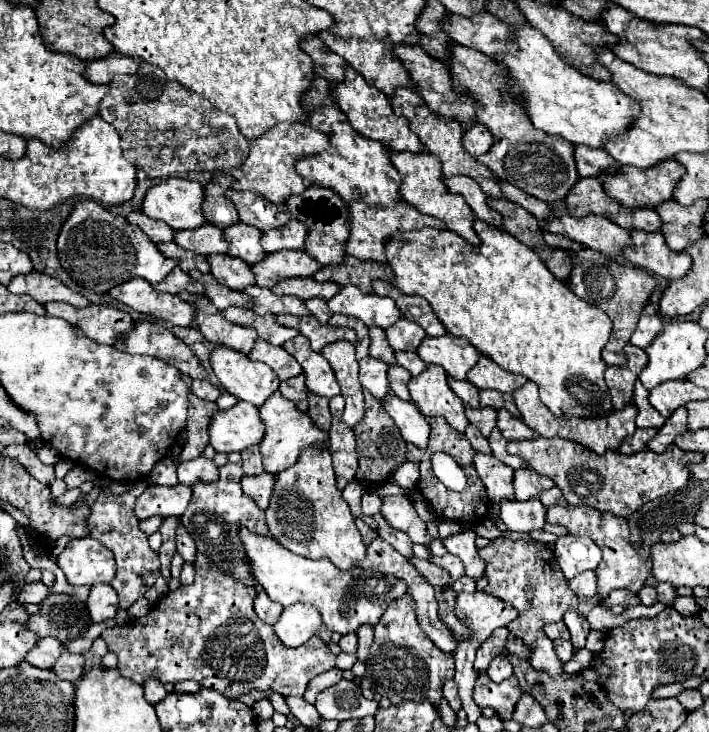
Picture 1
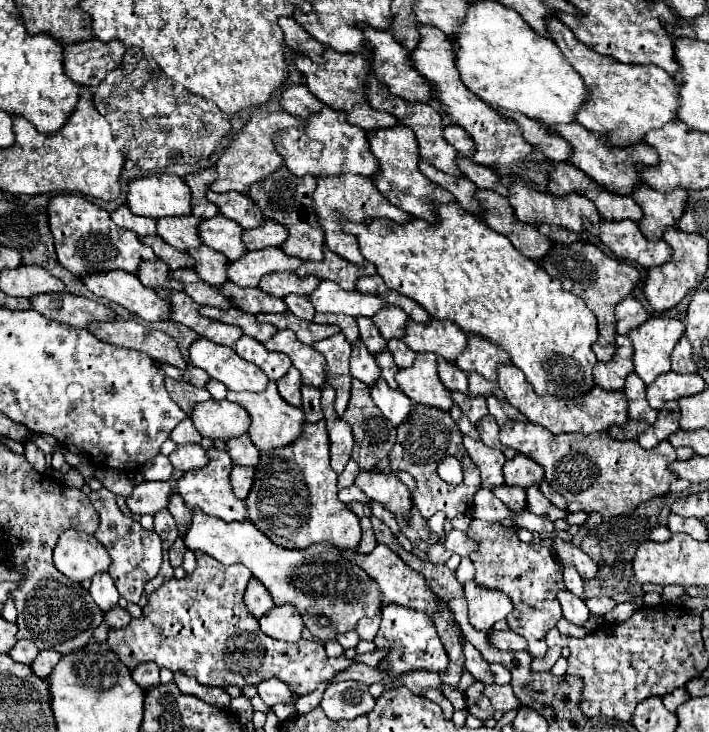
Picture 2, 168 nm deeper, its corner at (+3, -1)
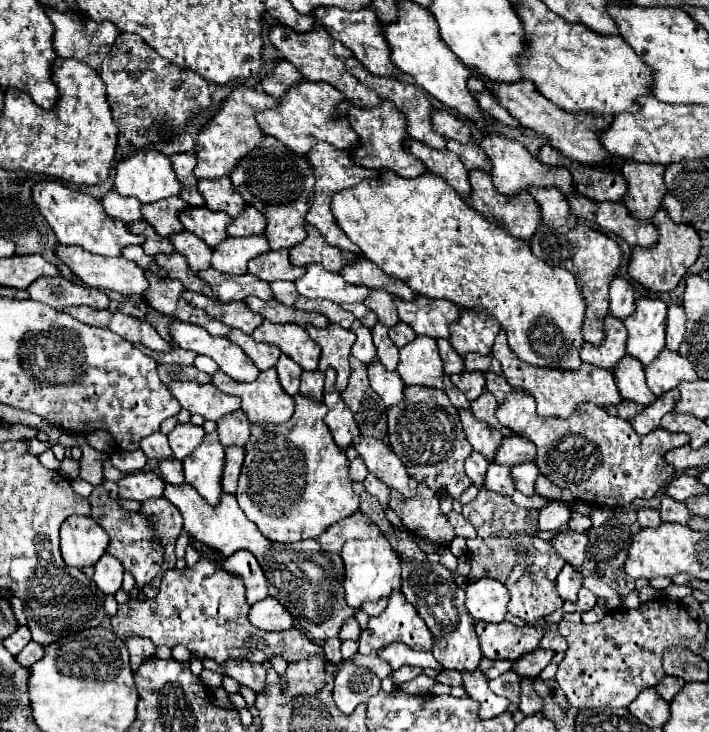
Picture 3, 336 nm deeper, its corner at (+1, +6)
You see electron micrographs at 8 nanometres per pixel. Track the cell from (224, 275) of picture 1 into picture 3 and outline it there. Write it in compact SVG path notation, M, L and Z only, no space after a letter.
M181 231L181 233L173 233L169 237L169 241L175 245L175 251L187 259L193 273L199 273L199 271L211 267L209 261L211 261L213 251L199 237L195 237L187 231Z

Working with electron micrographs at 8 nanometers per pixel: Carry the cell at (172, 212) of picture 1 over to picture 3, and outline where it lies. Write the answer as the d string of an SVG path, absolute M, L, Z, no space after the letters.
M153 149L135 151L129 157L121 159L115 167L115 191L125 197L137 197L143 205L153 203L157 199L167 199L167 197L179 195L181 189L183 187L179 185L175 173L173 173L169 157L165 157L159 151L153 151Z

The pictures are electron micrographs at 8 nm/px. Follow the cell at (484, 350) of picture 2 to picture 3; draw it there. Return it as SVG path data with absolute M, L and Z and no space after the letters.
M461 309L459 319L449 325L449 341L459 355L467 355L471 351L479 355L489 355L499 329L499 321L495 321L489 313Z

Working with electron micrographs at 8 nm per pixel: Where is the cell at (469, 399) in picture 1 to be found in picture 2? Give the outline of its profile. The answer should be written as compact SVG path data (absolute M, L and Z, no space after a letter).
M437 358L437 362L439 362L439 378L445 384L445 388L449 388L451 392L457 390L457 392L469 394L467 392L467 376L465 376L465 372L461 372L457 366L453 366L453 364L449 364L449 362L441 360L441 358Z

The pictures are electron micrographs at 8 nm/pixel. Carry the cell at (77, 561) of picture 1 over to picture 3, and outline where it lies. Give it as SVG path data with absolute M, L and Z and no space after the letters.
M71 515L67 517L67 521L63 521L59 539L65 563L79 569L95 565L109 545L109 535L105 533L105 529L91 517L81 515Z

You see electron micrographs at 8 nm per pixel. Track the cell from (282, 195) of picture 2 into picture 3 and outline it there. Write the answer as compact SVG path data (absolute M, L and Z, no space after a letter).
M265 135L263 141L251 153L247 153L243 161L239 161L229 179L249 205L263 211L263 217L267 219L265 237L271 249L291 249L307 237L305 213L311 207L315 183L315 175L307 157L291 153L291 149L287 149L281 141L275 141L271 135Z

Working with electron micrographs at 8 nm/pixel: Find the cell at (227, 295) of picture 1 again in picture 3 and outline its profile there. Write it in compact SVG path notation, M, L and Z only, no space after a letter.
M159 253L159 257L155 257L157 265L163 267L169 275L169 279L177 279L185 285L185 289L191 289L191 291L197 291L197 293L203 293L207 297L215 297L213 289L209 283L201 281L187 265L185 257L179 255L179 253L171 253L171 255L165 255L165 253Z

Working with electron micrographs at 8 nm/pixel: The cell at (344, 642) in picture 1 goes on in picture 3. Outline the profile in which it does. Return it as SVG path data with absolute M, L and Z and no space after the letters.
M349 617L343 627L341 627L341 633L339 633L339 639L359 639L361 635L361 627L357 623L355 617Z

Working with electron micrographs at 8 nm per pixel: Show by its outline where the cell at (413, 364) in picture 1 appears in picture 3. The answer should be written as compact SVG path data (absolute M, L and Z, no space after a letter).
M397 323L397 325L393 325L391 329L389 329L389 339L397 345L397 347L403 347L403 345L407 345L409 341L413 341L415 339L415 331L409 327L409 325L405 325L405 323Z

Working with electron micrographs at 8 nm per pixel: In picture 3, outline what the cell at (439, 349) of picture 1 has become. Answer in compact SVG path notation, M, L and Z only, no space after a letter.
M417 295L415 301L403 301L395 297L399 319L413 327L417 335L449 337L449 323L459 317L459 307L447 299L429 299Z

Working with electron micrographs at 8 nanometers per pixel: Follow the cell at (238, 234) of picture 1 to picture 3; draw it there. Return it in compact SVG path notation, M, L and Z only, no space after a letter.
M189 207L179 213L179 221L183 223L185 231L195 233L209 247L215 247L227 237L225 227L231 223L231 217L227 217L227 213L209 211L207 207Z

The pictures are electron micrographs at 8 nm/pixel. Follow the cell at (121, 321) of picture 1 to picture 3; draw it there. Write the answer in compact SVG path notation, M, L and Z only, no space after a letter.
M43 277L31 283L27 289L31 299L41 301L57 311L73 305L89 305L93 309L107 309L109 297L99 289L89 289L75 285L63 277Z

